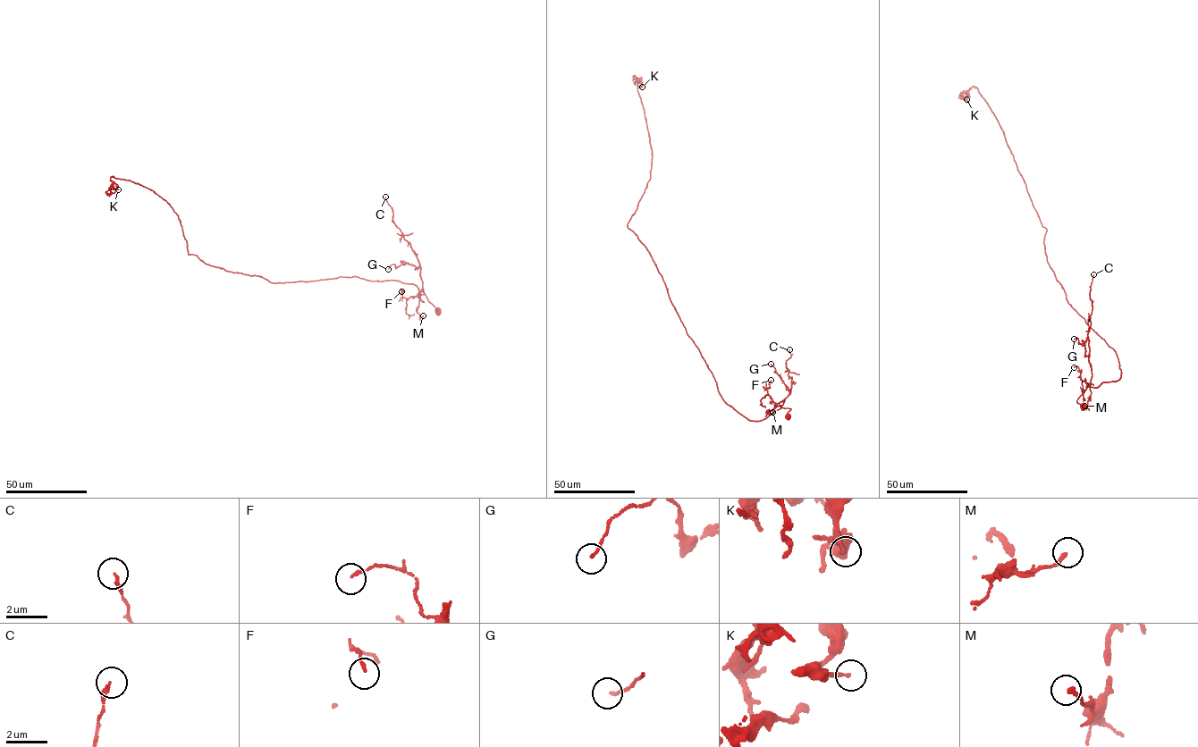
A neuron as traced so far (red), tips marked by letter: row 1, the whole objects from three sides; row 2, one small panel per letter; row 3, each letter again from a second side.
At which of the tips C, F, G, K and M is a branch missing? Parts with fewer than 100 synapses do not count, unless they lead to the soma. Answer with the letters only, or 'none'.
none

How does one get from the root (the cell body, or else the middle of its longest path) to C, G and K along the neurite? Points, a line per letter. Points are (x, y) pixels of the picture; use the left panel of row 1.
C: (438, 310), (424, 293), (420, 264), (392, 221), (392, 210), (385, 197)
G: (438, 310), (424, 292), (420, 267), (407, 263), (396, 267), (392, 264), (388, 269)
K: (438, 310), (413, 283), (355, 276), (275, 283), (208, 264), (188, 254), (166, 200), (111, 176), (118, 189)

